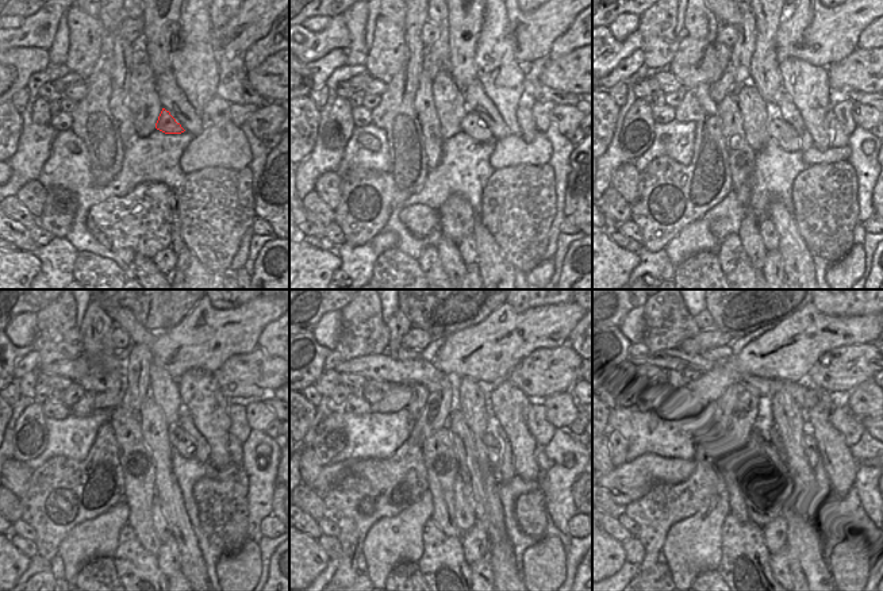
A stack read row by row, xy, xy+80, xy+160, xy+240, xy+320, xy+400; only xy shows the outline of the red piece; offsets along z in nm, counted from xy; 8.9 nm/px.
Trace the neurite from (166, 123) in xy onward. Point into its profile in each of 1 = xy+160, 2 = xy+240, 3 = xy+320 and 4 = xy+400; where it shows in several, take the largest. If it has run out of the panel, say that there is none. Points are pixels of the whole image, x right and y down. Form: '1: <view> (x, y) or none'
1: xy+160 (787, 138)
2: xy+240 (180, 441)
3: xy+320 (494, 446)
4: xy+400 (810, 459)

